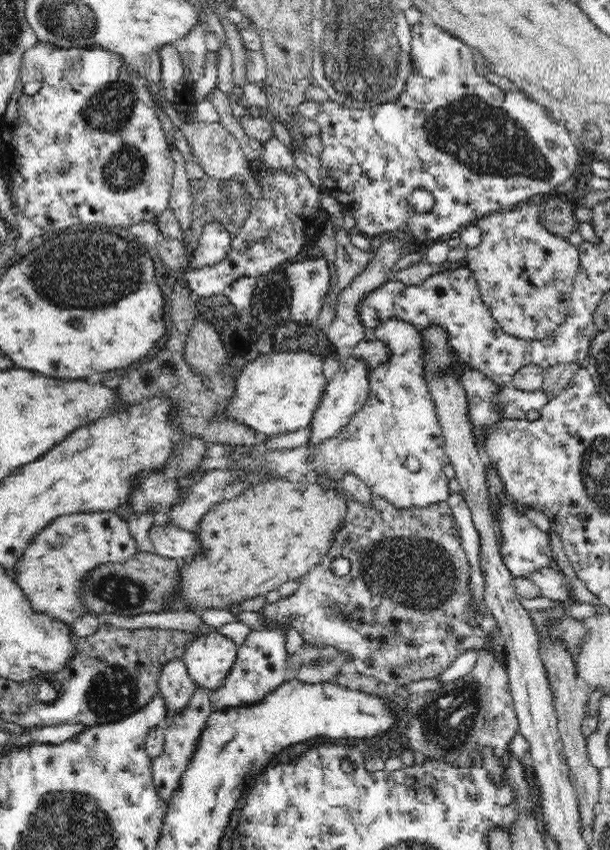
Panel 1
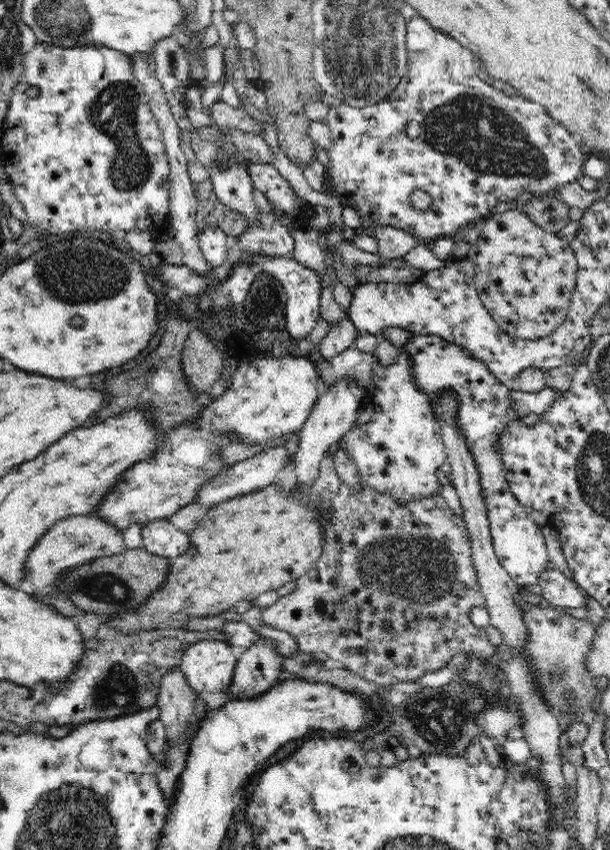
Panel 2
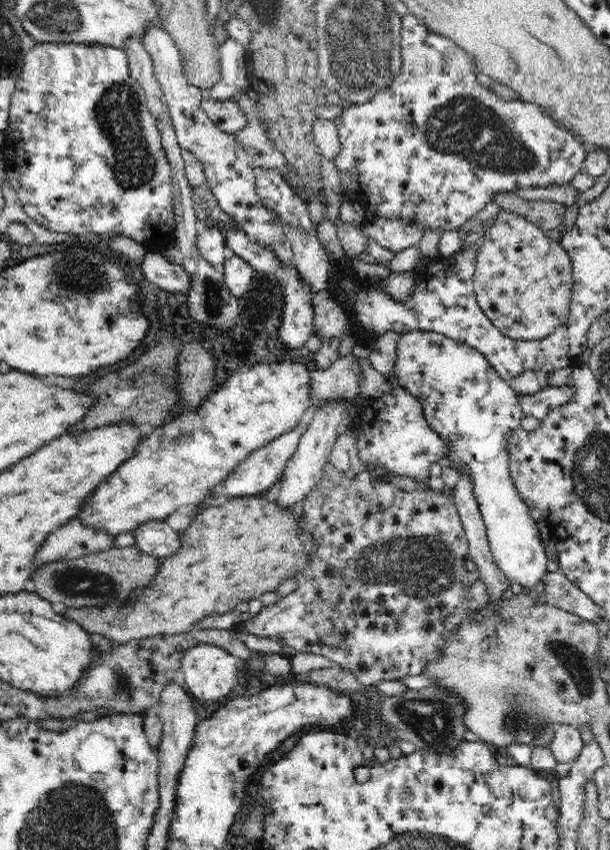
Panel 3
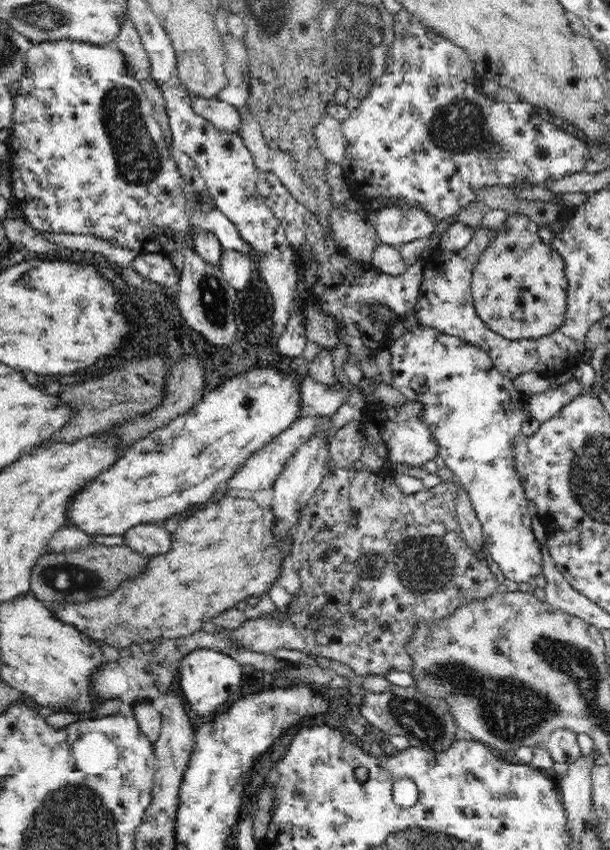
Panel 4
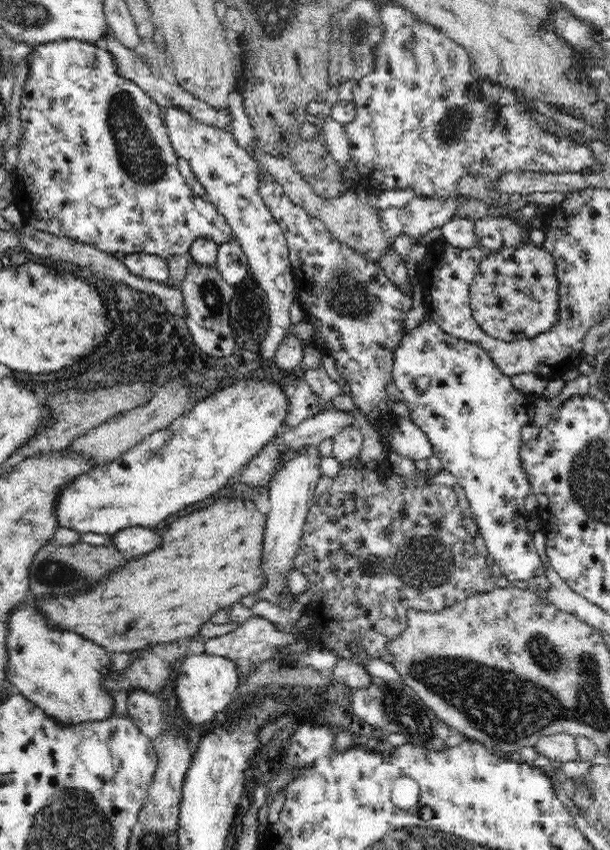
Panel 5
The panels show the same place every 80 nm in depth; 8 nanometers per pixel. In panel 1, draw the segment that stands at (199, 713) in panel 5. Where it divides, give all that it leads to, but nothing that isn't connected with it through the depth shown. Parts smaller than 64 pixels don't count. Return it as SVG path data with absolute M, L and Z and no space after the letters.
M219 629L189 642L183 656L195 683L214 689L224 681L237 658L237 646Z

